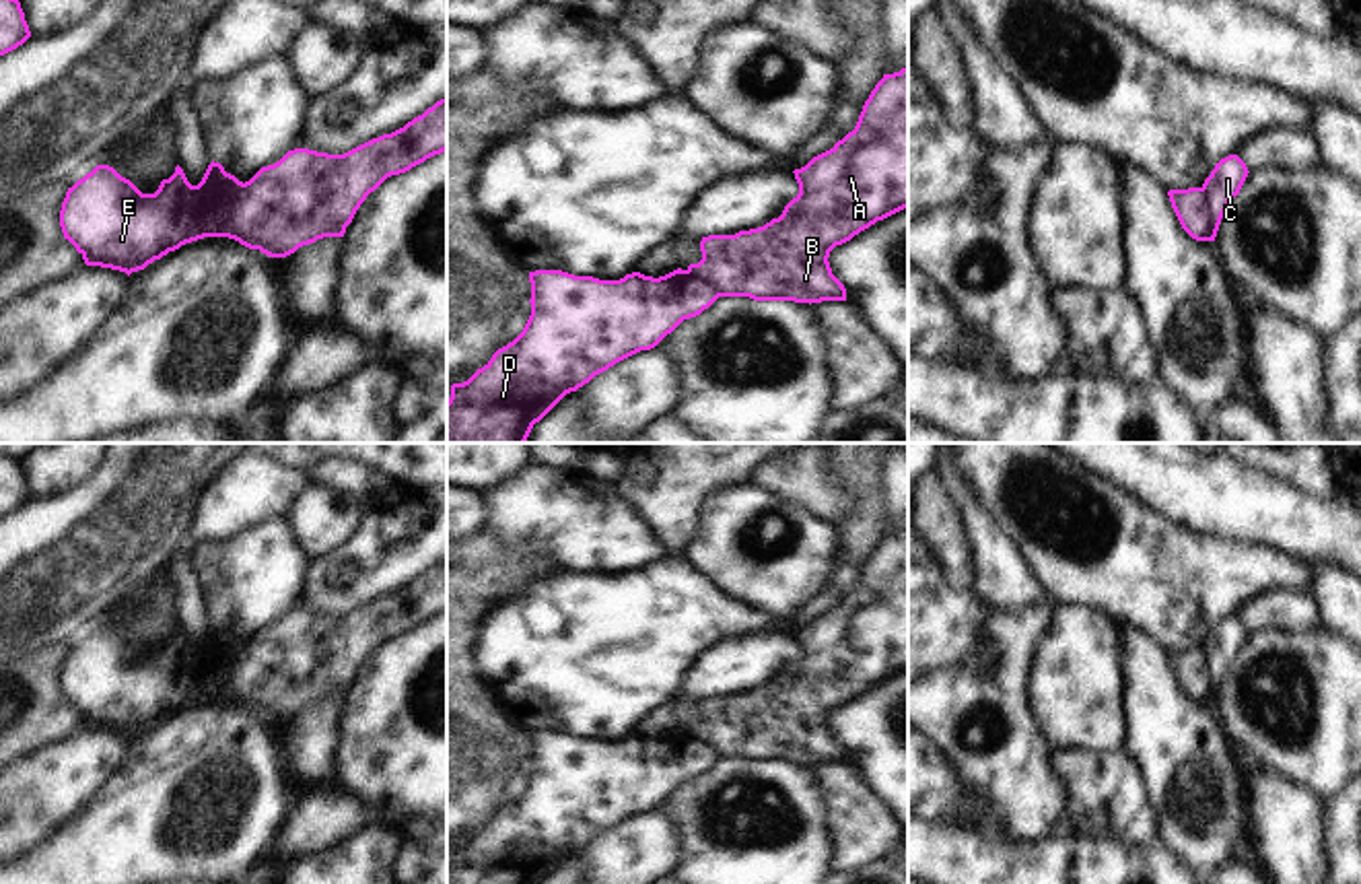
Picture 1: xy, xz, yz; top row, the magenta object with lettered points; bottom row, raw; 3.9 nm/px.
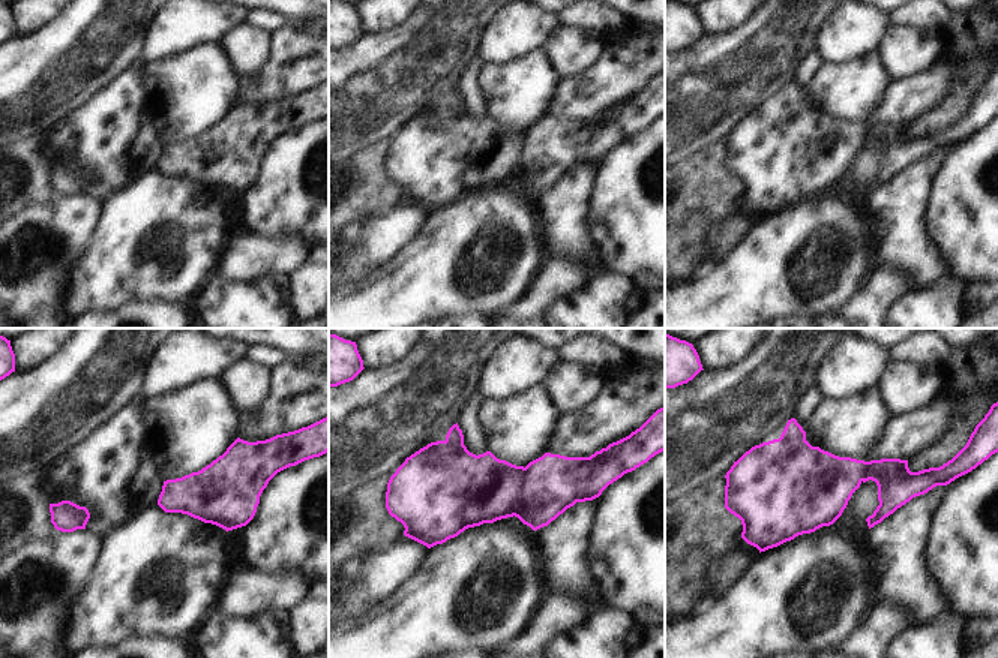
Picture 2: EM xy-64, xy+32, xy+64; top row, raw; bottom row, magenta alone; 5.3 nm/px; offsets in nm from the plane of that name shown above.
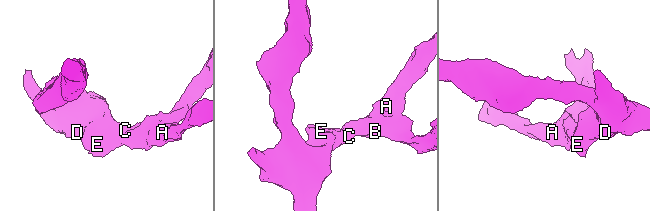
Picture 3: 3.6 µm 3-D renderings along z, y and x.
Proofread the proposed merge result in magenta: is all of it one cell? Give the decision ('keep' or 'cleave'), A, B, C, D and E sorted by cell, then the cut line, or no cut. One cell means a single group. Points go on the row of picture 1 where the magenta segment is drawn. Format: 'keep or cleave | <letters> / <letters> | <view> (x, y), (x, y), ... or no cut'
cleave | A B / C D E | xy (246, 184), (233, 194), (219, 235)

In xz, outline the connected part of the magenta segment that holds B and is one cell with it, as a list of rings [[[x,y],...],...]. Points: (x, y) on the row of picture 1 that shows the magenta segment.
[[[908,66],[883,74],[865,101],[854,130],[793,173],[799,194],[778,218],[735,235],[702,237],[702,260],[690,264],[686,272],[712,284],[719,297],[809,305],[846,301],[844,284],[832,274],[830,251],[877,220],[908,208]]]

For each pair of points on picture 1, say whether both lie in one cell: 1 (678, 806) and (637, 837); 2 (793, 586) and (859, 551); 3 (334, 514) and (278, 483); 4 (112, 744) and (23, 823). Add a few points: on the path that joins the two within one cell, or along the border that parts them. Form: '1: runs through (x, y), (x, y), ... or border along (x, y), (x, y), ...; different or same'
1: border along (655, 808), (678, 831), (678, 862); different
2: border along (834, 524), (836, 561), (822, 588); different
3: border along (307, 485), (283, 516); different
4: runs through (89, 757), (46, 800); same

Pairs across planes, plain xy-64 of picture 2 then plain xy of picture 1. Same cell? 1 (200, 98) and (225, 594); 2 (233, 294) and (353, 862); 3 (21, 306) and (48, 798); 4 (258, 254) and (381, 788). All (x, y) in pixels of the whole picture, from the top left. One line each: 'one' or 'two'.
1: one
2: one
3: one
4: two

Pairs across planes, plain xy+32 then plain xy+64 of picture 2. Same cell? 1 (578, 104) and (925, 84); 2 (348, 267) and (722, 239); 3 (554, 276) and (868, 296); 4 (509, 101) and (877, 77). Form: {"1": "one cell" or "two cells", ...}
{"1": "one cell", "2": "one cell", "3": "one cell", "4": "one cell"}

